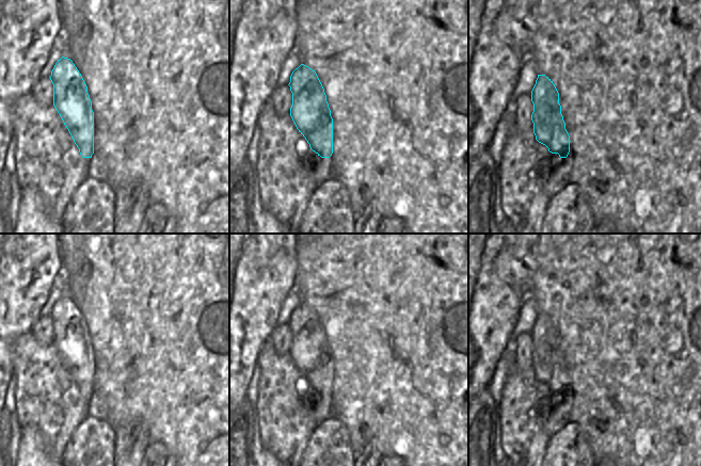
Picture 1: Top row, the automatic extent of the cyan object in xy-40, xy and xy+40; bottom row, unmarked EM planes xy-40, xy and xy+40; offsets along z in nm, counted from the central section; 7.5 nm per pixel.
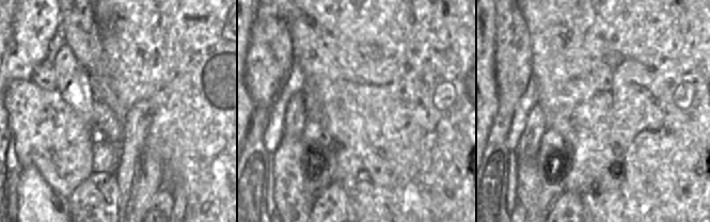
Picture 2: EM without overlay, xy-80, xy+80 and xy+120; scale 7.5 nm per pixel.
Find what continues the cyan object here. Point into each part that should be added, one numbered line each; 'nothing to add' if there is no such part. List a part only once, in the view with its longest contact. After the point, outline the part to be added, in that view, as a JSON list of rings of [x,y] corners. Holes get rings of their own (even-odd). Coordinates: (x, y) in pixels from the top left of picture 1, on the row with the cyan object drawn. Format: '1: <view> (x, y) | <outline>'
1: xy+40 (554, 172) | [[[570,142],[570,152],[567,158],[560,158],[558,154],[548,152],[542,163],[538,165],[538,176],[549,198],[570,183],[571,172],[572,143]]]

